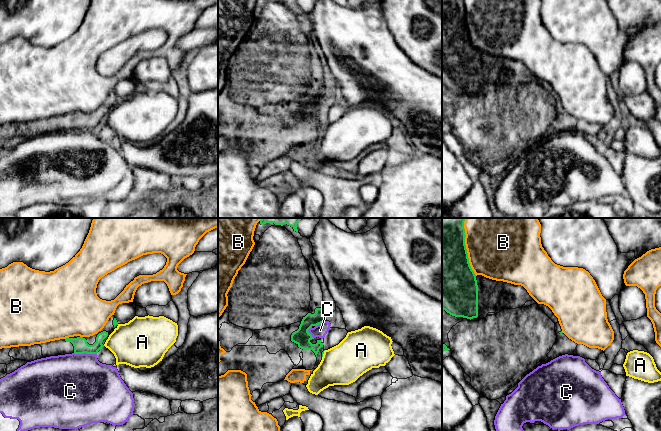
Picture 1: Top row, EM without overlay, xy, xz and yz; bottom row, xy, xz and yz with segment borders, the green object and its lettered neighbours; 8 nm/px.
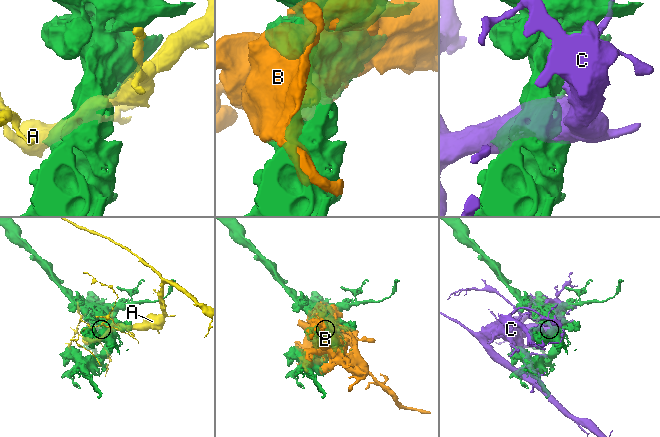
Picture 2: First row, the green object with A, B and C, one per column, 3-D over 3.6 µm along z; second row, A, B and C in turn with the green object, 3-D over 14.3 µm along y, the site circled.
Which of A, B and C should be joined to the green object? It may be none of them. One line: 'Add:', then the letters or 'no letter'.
Add: no letter

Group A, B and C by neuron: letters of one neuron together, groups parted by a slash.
A / B / C

